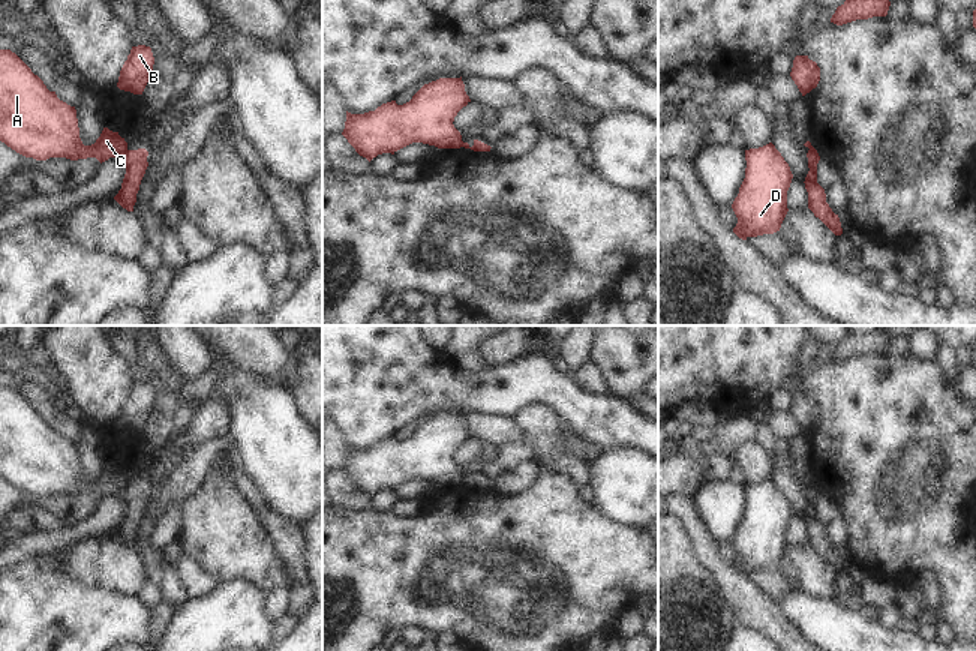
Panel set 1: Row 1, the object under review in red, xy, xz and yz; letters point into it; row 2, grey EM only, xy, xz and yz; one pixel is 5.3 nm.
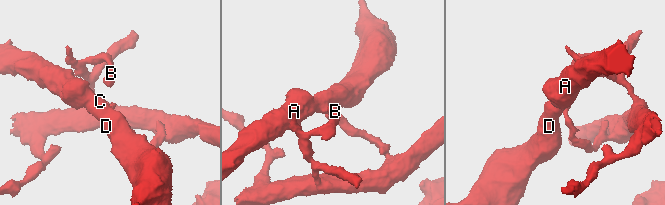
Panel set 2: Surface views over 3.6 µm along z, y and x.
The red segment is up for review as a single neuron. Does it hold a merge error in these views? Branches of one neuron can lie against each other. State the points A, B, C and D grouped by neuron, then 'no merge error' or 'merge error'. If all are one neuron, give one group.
A C D / B; merge error

